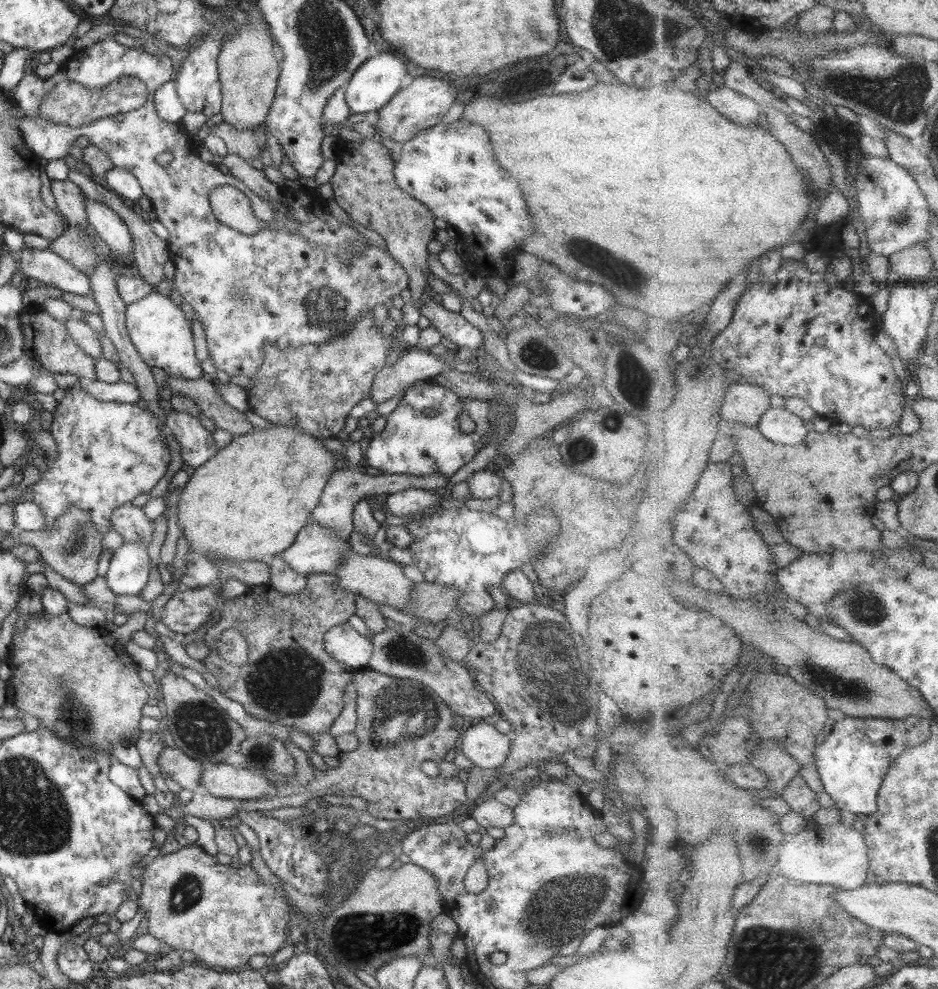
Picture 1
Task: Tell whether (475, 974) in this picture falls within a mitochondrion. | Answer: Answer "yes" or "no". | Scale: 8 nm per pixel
no

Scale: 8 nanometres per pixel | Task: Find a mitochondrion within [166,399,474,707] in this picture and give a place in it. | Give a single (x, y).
(411, 657)

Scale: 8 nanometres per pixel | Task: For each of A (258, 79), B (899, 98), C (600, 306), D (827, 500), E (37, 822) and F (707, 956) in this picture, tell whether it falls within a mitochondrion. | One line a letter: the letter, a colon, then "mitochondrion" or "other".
A: other
B: mitochondrion
C: other
D: other
E: mitochondrion
F: other

